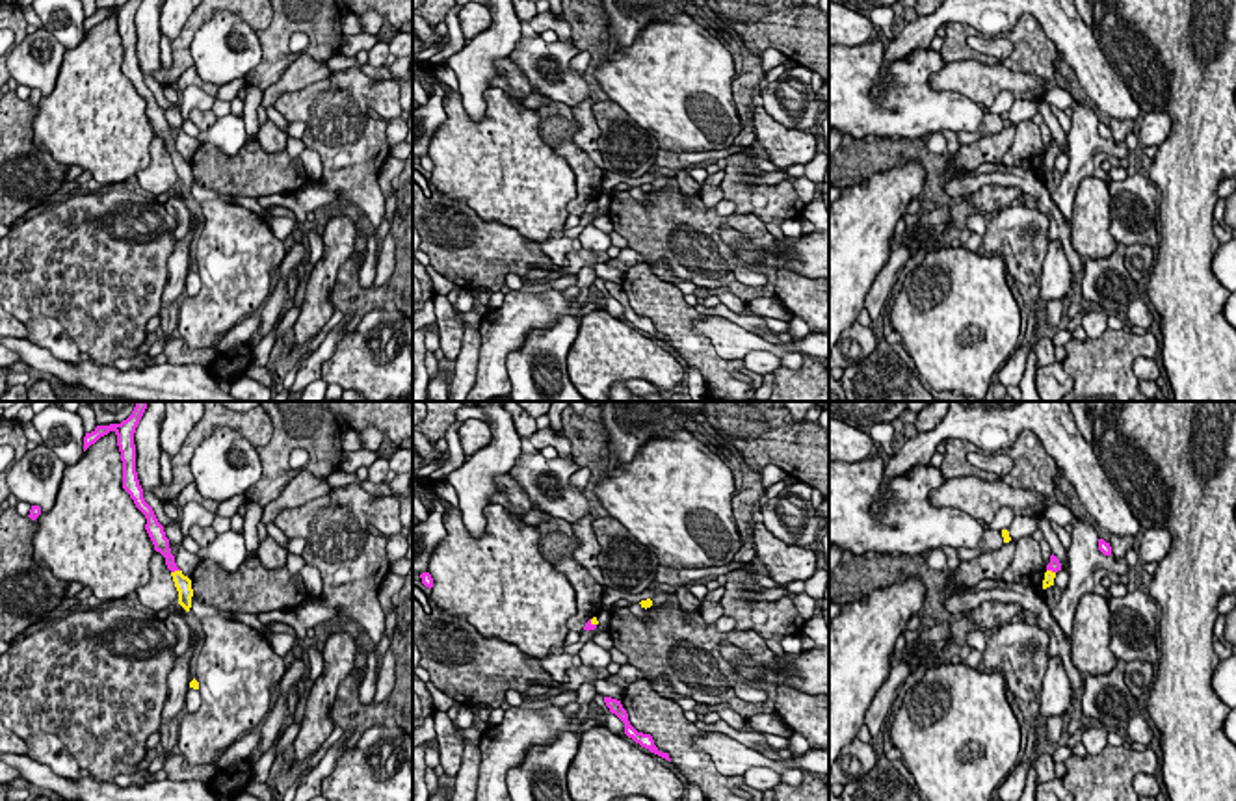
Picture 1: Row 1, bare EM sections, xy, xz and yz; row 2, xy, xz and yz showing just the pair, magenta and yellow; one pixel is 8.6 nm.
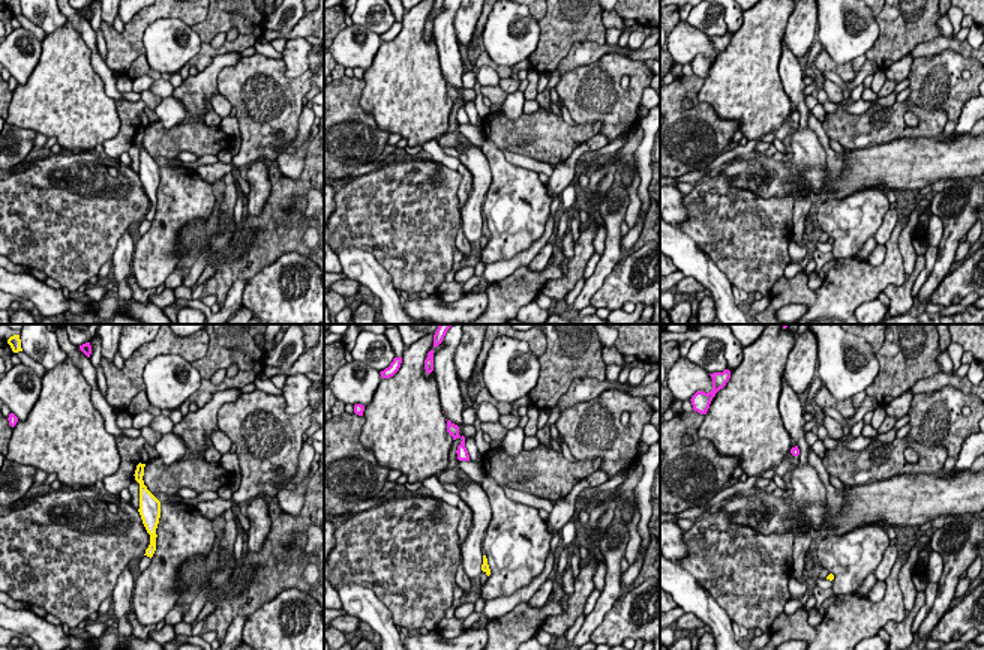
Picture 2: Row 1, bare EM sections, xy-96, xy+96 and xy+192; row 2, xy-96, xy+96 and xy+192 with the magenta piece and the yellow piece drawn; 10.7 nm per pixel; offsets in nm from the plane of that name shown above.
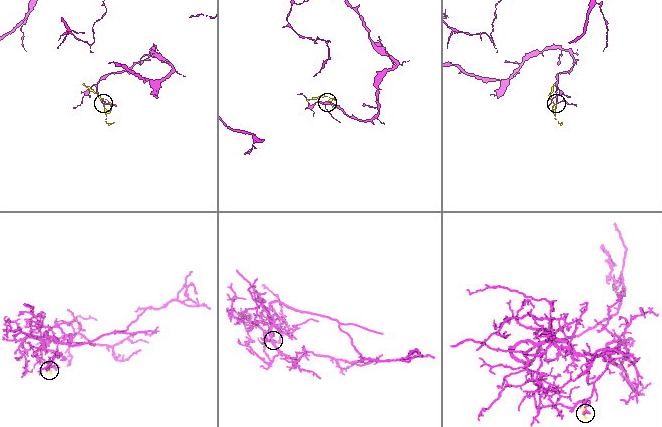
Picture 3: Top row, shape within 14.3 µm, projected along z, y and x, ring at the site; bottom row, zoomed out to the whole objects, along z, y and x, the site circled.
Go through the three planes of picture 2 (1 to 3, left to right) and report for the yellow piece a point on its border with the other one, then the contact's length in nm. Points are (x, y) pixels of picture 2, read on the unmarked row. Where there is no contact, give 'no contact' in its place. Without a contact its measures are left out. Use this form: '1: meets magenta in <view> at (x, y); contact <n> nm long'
1: no contact
2: no contact
3: no contact

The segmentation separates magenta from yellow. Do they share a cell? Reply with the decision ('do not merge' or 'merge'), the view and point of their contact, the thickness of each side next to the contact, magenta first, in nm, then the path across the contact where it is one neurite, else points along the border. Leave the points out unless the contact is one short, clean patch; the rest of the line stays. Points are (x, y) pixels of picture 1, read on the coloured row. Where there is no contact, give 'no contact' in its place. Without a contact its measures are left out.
merge | xy (175, 569) | 130/140 nm | across xy (160, 545), (175, 569), (183, 584)

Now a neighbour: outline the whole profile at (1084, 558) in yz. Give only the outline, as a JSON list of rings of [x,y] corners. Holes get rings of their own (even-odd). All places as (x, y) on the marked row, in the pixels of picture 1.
[[[1076,515],[1069,524],[1072,526],[1071,546],[1067,550],[1069,584],[1058,593],[1058,600],[1050,606],[1050,613],[1071,639],[1078,600],[1093,593],[1095,571],[1106,569],[1108,572],[1123,576],[1128,574],[1130,567],[1124,558],[1115,559],[1098,550],[1098,533],[1085,517]]]

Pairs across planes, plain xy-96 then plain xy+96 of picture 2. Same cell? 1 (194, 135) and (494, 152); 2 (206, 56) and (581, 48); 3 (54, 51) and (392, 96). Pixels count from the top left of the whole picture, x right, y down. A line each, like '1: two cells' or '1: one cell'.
1: two cells
2: two cells
3: one cell

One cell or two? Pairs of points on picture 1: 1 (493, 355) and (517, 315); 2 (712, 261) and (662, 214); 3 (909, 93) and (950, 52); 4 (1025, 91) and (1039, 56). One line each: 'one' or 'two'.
1: one
2: one
3: two
4: two

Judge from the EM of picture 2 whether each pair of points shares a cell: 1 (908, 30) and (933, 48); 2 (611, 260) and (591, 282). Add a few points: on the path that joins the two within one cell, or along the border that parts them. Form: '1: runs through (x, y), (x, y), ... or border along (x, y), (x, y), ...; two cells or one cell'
1: border along (941, 35), (918, 42), (908, 53); two cells
2: runs through (605, 266), (597, 276); one cell

